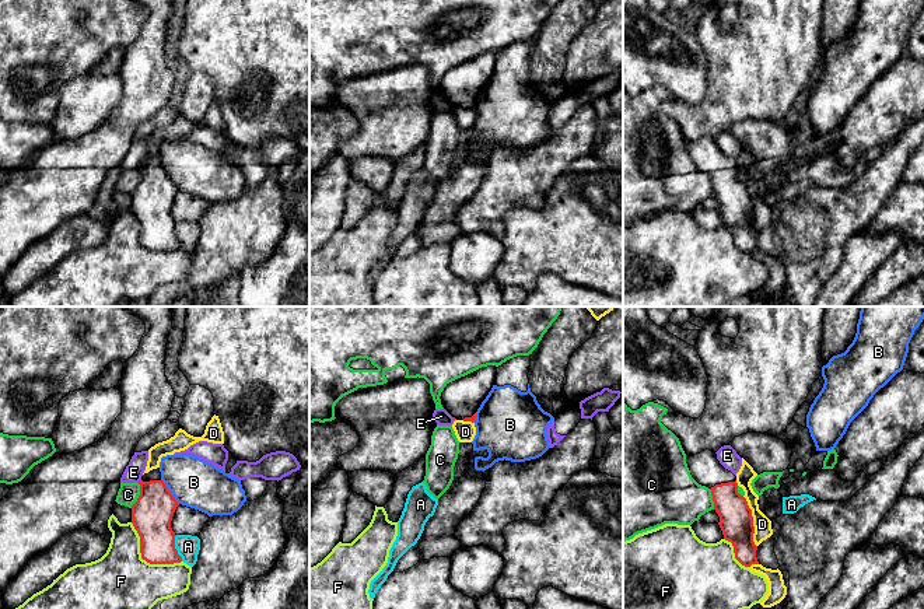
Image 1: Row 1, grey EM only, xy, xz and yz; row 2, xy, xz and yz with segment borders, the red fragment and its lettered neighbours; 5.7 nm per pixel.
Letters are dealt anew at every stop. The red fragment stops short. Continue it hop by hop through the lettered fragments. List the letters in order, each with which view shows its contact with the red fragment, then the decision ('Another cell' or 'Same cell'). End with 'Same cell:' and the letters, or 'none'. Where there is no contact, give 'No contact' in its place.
A: Touches red in xy. Another cell
B: Touches red in xy. Another cell
C: Touches red in xy. Another cell
D: Touches red in yz. Another cell
E: No contact. Another cell
F: Touches red in xy. Another cell
Same cell: none

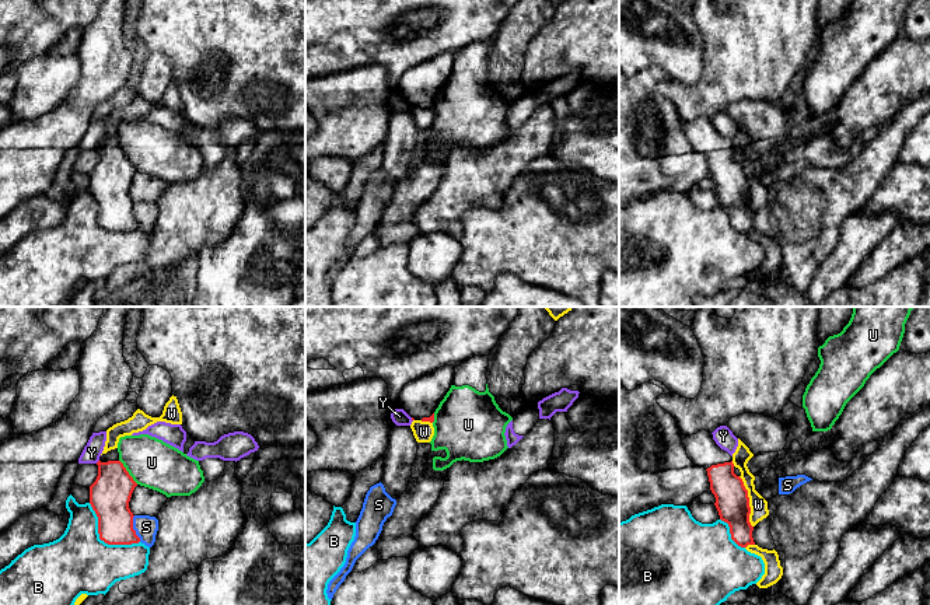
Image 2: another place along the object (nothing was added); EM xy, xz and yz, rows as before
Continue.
B: Touches red in xy. Another cell
S: Touches red in xy. Another cell
U: Touches red in xy. Another cell
W: Touches red in yz. Another cell
Y: No contact. Another cell
Same cell: none

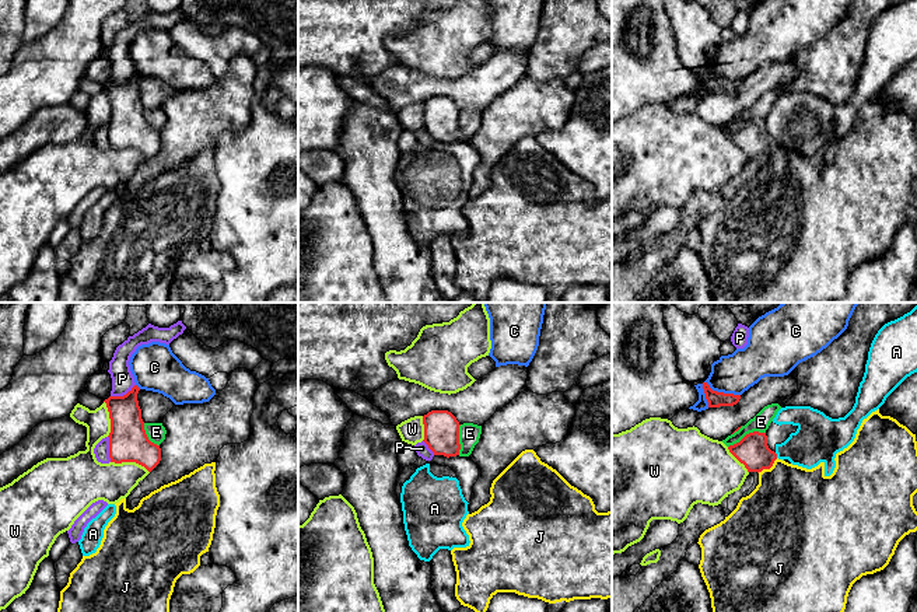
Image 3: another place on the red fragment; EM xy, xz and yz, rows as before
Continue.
A: Touches red in yz. Another cell
C: Touches red in yz. Another cell
E: Touches red in yz. Another cell
J: Touches red in yz. Same cell
P: Touches red in xy. Another cell
W: Touches red in xy. Another cell
Same cell: J

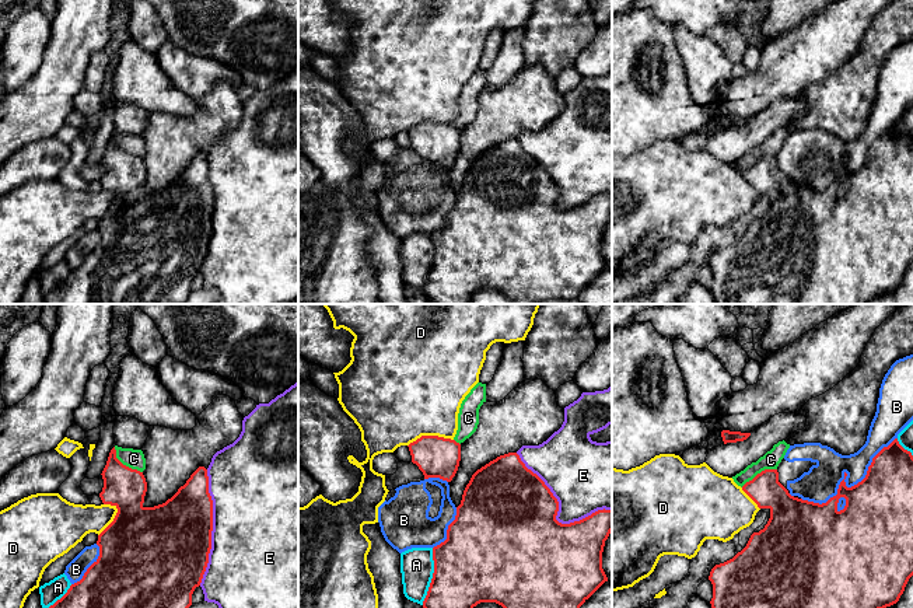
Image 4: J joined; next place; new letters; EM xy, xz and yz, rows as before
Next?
A: Touches red in xz. Another cell
B: Touches red in yz. Another cell
C: Touches red in xy. Another cell
D: Touches red in xz. Another cell
E: Touches red in xz. Another cell
Same cell: none

